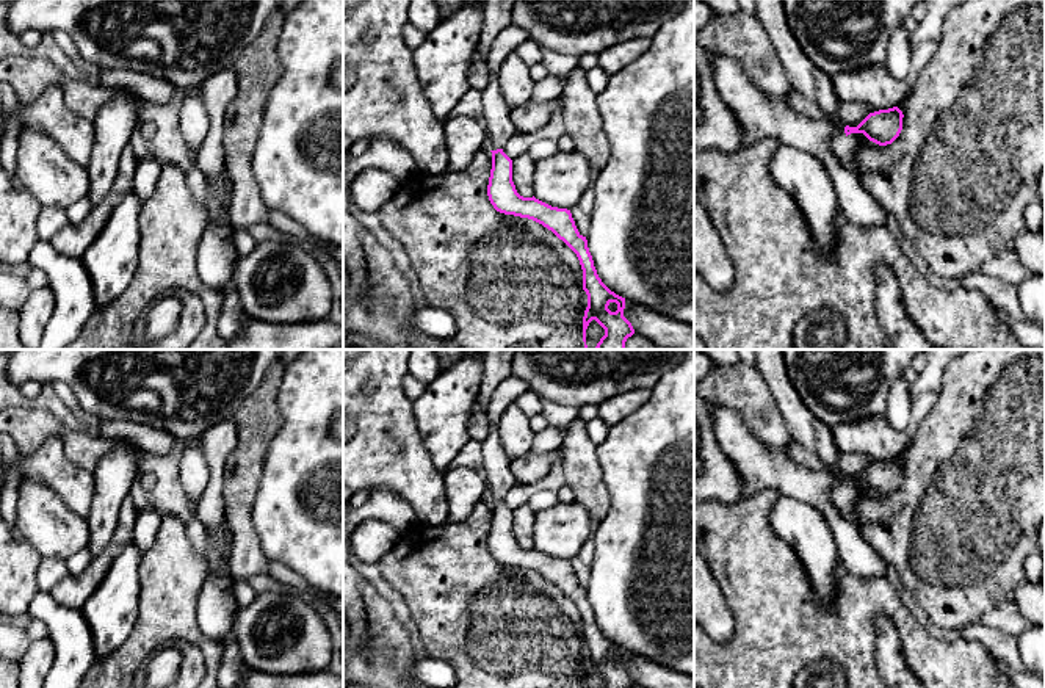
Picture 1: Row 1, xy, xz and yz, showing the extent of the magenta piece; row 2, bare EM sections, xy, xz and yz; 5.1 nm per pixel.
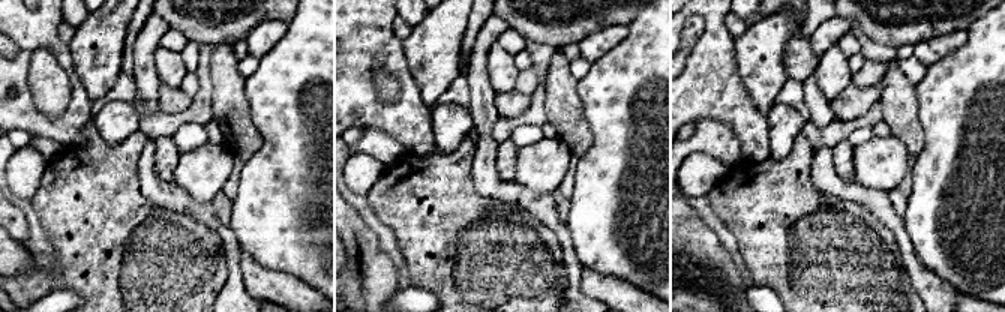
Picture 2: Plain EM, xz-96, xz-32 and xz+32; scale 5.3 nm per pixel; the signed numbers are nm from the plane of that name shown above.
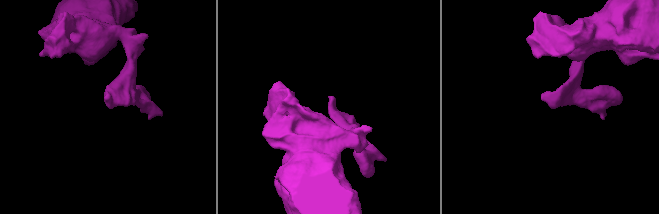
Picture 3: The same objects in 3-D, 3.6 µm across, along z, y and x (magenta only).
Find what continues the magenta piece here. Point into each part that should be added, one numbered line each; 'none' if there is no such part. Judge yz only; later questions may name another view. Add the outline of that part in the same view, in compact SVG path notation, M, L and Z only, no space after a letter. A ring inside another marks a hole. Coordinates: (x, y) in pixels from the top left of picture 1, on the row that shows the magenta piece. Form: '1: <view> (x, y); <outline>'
1: yz (759, 113); M727 55L713 56L716 86L724 103L735 113L741 136L738 147L765 136L813 154L830 176L846 218L859 226L887 226L887 213L871 199L859 177L846 169L833 152L833 143L846 136L844 125L799 113L750 81L739 61Z

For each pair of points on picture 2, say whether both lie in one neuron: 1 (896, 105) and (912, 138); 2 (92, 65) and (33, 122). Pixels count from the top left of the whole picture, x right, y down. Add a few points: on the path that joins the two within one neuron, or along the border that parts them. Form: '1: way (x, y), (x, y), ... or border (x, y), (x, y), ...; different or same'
1: way (902, 113), (909, 131); same
2: border (66, 45), (71, 54), (72, 71), (92, 99); different

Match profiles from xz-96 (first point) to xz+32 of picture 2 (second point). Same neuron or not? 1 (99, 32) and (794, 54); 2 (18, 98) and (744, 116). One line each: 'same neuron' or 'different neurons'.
1: different neurons
2: same neuron

